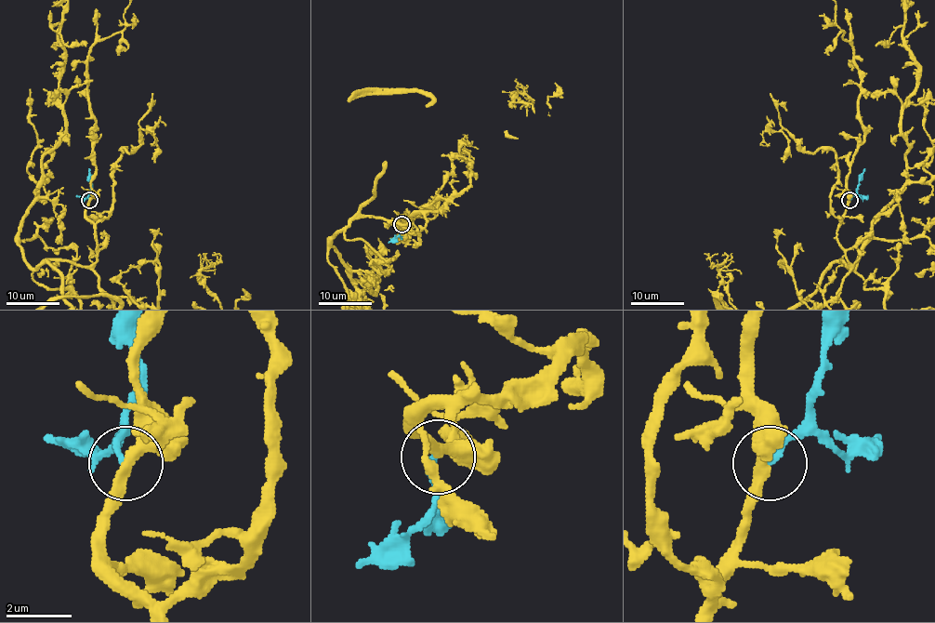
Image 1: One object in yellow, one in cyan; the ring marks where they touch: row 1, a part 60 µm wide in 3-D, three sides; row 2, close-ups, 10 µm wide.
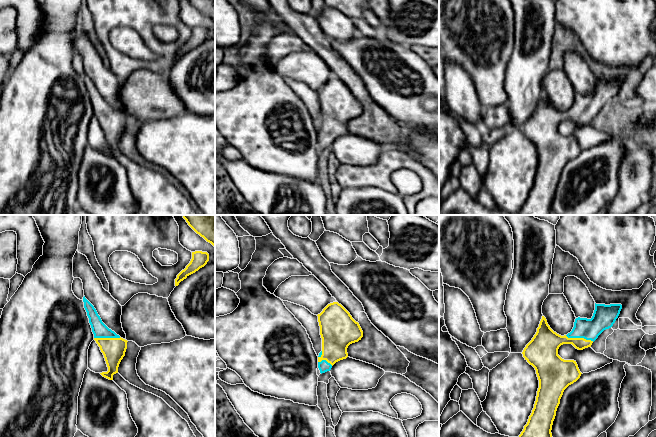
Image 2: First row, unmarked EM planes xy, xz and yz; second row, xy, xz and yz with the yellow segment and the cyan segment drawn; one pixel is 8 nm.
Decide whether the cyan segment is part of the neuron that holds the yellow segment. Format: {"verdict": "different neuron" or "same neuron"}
{"verdict": "same neuron"}

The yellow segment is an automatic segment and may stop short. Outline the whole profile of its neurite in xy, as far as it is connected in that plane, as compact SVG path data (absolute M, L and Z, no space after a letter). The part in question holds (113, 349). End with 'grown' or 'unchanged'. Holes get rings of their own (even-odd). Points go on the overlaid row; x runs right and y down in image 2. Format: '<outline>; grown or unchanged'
M85 296L83 302L94 334L94 340L100 347L108 367L107 372L100 374L109 380L113 380L113 375L118 373L119 364L125 356L128 341L121 338L102 322L96 309Z; grown

